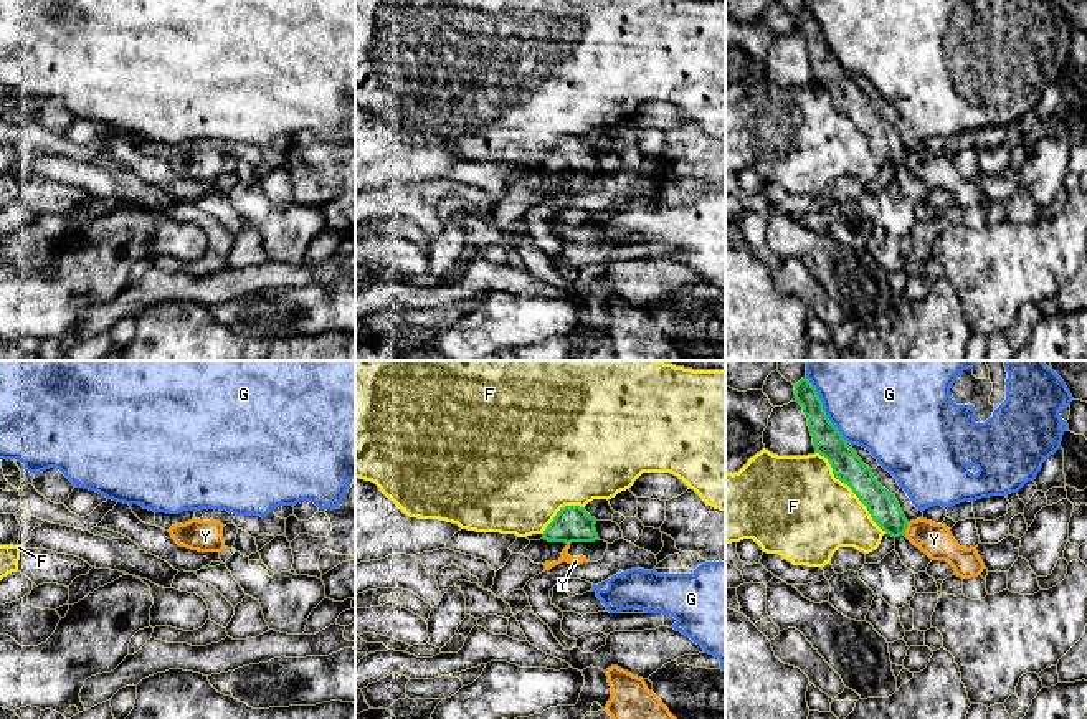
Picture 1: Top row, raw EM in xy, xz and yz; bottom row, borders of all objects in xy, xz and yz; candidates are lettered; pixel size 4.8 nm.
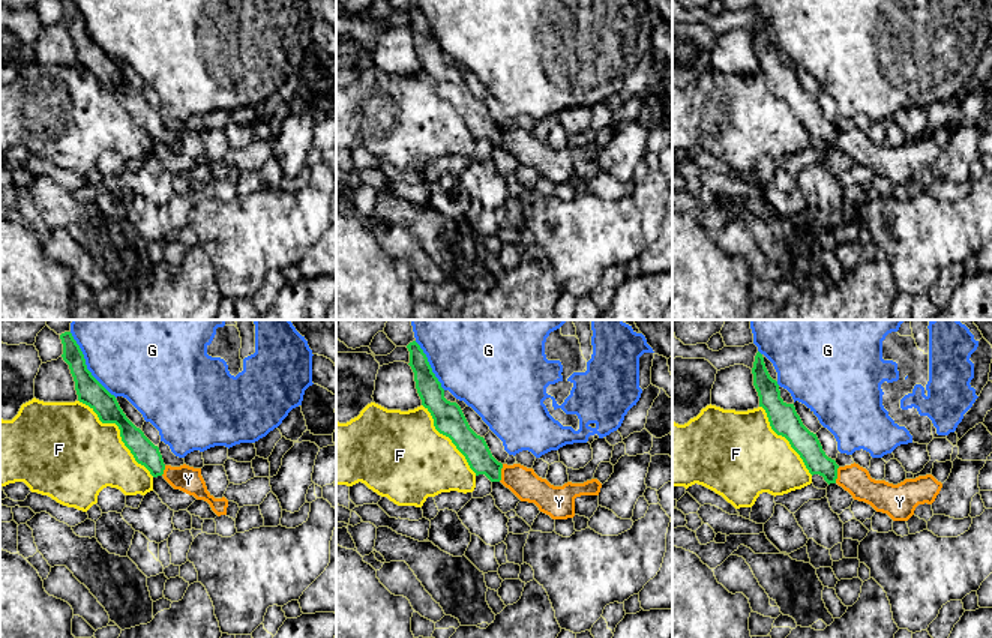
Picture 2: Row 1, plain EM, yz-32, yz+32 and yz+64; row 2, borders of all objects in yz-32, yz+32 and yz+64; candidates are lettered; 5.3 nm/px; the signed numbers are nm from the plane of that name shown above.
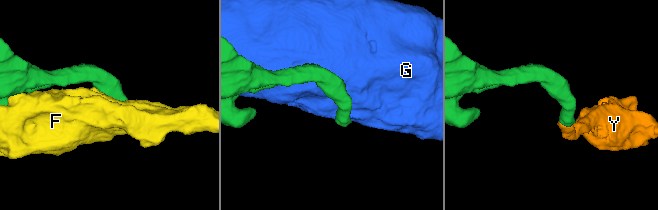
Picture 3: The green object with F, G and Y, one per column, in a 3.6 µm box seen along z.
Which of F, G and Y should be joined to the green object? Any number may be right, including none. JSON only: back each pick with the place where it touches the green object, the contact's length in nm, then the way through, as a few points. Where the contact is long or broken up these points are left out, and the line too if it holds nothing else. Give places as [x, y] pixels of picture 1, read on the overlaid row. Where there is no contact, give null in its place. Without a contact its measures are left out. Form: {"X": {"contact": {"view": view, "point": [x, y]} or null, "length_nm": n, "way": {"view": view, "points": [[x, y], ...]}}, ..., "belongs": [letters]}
{"Y": {"contact": {"view": "yz", "point": [906, 528]}, "length_nm": 70, "way": {"view": "yz", "points": [[882, 506], [906, 528], [934, 539]]}}, "belongs": ["Y"]}

